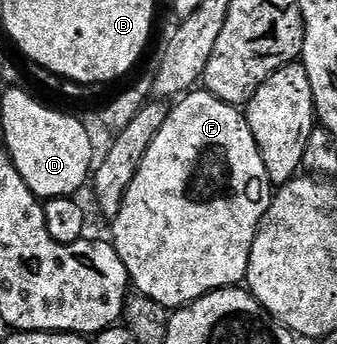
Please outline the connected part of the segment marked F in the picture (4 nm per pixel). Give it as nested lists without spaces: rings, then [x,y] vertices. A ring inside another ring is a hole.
[[[195,89],[182,96],[171,107],[165,125],[161,125],[161,133],[157,133],[157,137],[153,137],[153,145],[149,145],[149,153],[145,153],[145,161],[141,161],[141,169],[137,169],[137,177],[133,177],[133,185],[129,185],[129,193],[125,193],[121,213],[113,216],[112,223],[115,224],[111,227],[109,239],[125,265],[130,286],[138,294],[153,297],[153,301],[157,301],[169,309],[186,307],[187,304],[197,301],[209,293],[221,291],[224,287],[238,287],[246,280],[249,269],[249,253],[253,249],[253,241],[257,237],[259,226],[263,223],[272,198],[273,184],[265,169],[261,149],[257,149],[253,129],[249,129],[247,124],[246,114],[240,108],[213,97],[206,89]]]

